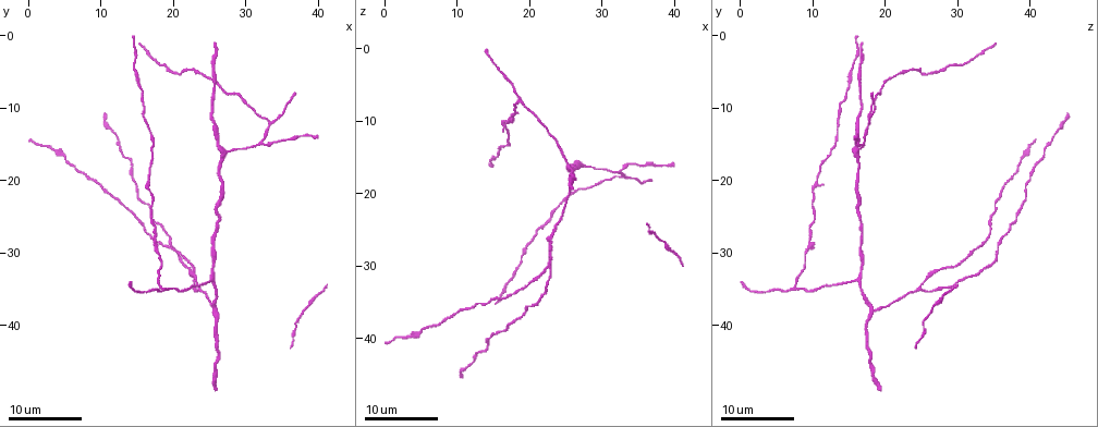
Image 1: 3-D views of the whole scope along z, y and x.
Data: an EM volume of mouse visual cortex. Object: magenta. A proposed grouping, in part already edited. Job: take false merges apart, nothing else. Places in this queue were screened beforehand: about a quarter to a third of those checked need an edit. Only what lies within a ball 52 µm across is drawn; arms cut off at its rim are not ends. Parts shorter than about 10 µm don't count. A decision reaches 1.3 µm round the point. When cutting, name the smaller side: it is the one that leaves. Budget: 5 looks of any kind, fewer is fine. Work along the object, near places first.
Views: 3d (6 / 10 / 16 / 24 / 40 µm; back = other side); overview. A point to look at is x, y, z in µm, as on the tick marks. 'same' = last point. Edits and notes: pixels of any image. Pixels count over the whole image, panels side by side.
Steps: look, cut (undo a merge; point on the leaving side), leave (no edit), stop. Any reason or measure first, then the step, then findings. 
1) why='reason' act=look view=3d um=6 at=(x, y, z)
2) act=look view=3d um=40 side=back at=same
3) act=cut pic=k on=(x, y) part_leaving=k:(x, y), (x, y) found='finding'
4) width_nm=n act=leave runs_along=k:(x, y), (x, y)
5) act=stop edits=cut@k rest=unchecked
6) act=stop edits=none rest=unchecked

why='three arms meet' act=look view=3d um=24 at=(18.5, 35.0, 7.5)

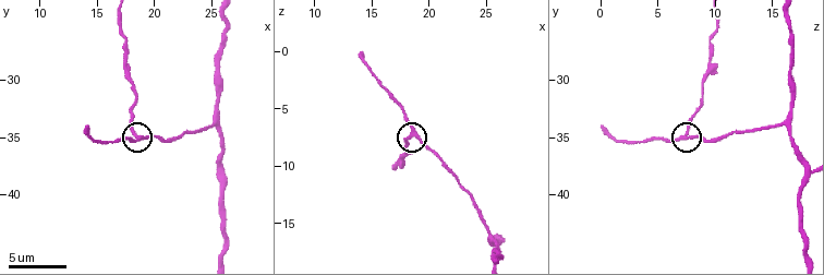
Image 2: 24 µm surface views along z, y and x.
act=look view=3d um=10 at=(18.6, 34.8, 7.4)

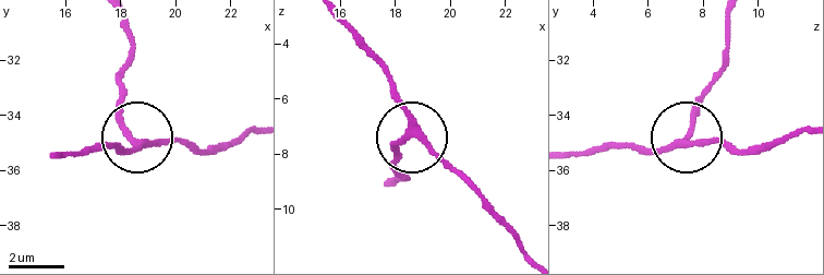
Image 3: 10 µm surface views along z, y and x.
act=leave found='all the same cell'

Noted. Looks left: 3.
act=look view=3d um=24 at=(16.5, 19.5, 11.0)

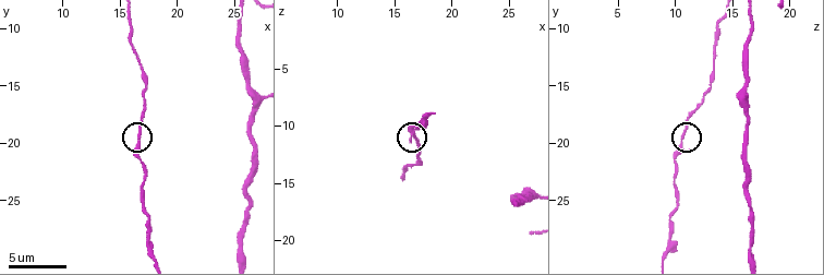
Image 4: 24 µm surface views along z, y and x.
act=look view=3d um=10 at=(16.6, 19.6, 10.8)

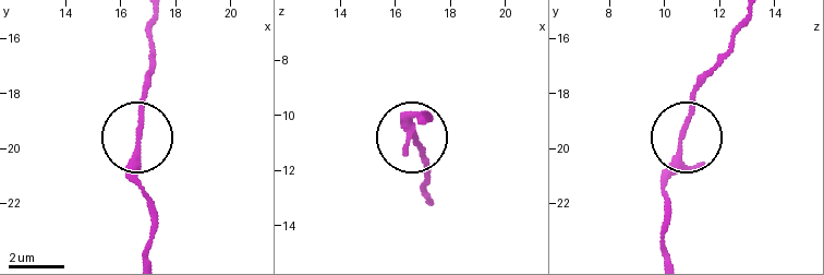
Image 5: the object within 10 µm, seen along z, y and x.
width_nm=170 act=leave runs_along=5:(668, 253), (664, 182), (703, 72) found='all the same cell'

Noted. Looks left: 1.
act=stop edits=none rest=unchecked

